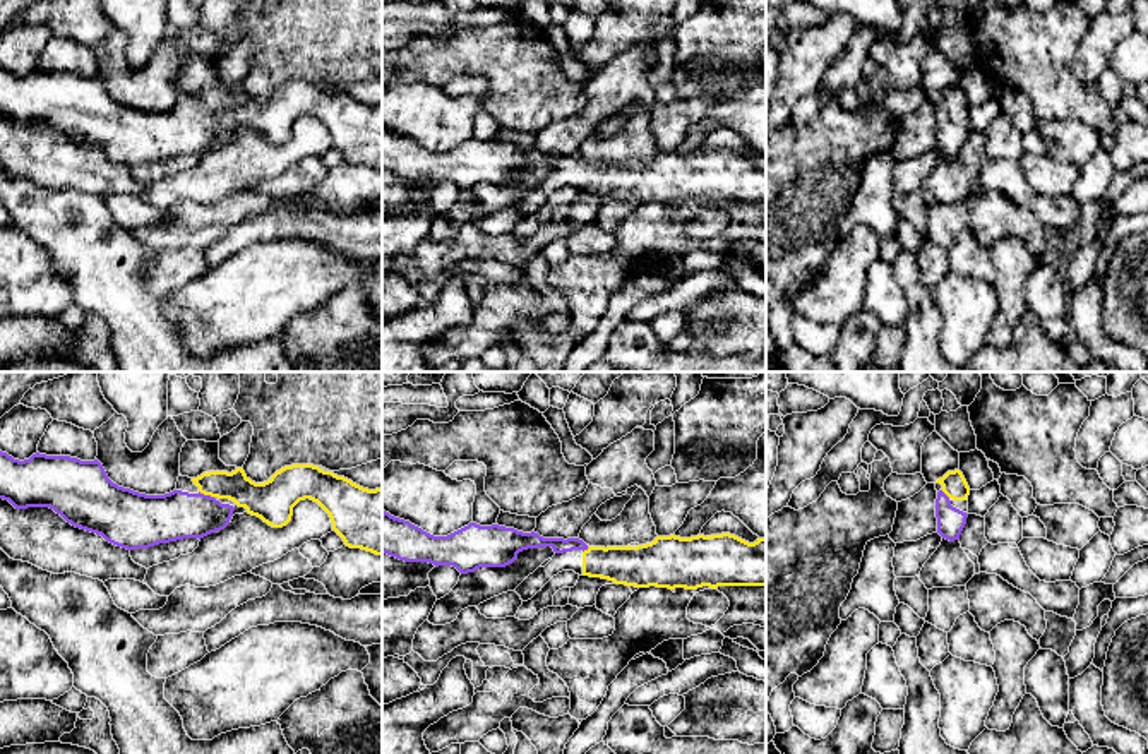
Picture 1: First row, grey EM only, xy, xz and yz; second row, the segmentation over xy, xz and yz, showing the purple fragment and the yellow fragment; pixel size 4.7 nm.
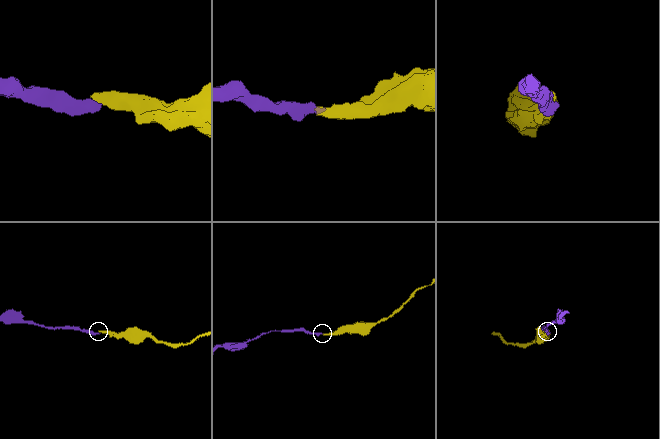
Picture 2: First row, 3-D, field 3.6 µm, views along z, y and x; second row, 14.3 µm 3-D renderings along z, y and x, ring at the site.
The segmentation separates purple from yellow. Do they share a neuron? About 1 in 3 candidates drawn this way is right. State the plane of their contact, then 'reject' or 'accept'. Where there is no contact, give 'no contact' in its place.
contact in xy; accept

